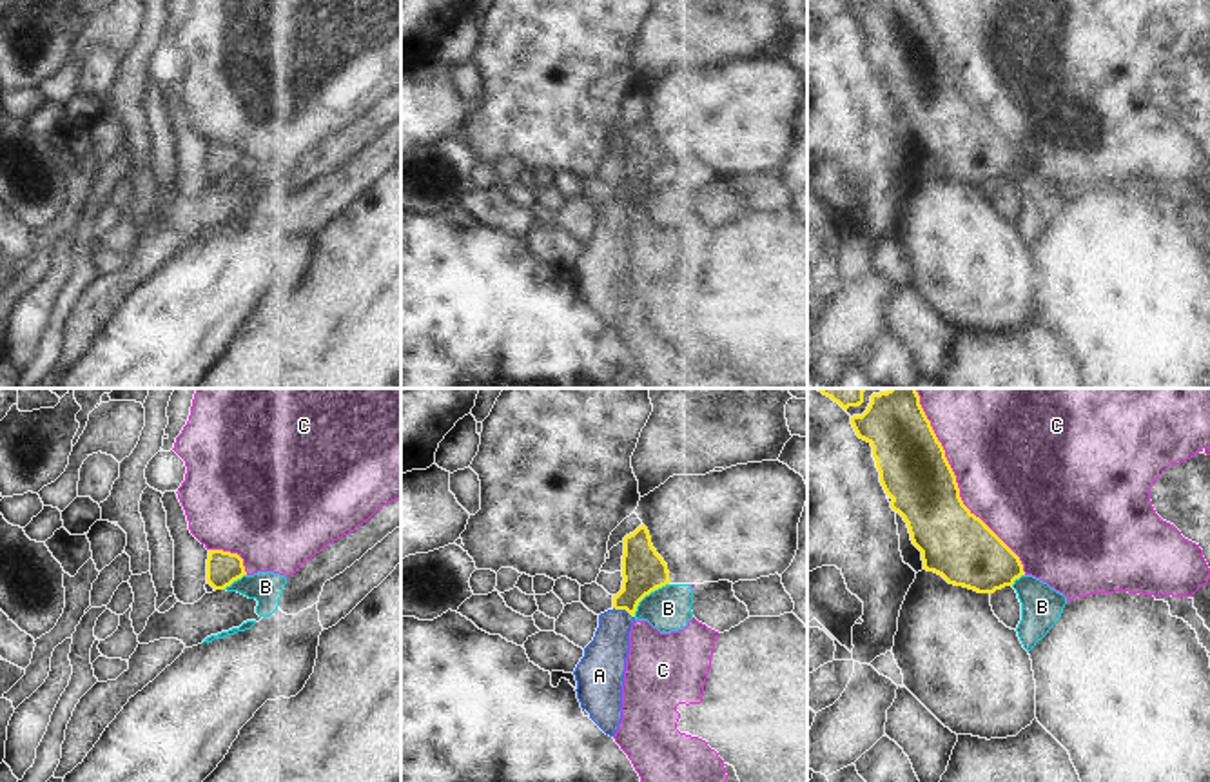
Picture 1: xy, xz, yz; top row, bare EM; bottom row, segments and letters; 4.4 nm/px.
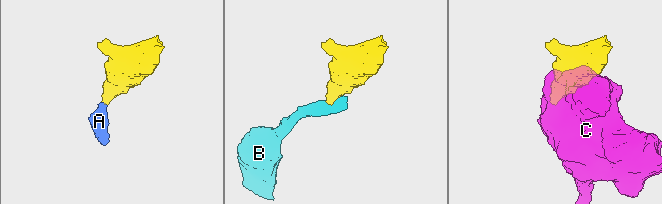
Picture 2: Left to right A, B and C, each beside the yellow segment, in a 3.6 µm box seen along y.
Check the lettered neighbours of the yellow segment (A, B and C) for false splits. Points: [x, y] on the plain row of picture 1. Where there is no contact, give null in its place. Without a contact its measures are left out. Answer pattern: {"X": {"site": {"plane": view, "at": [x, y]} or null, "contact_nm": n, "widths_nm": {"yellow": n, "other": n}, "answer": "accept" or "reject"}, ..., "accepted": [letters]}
{"A": {"site": {"plane": "xz", "at": [624, 202]}, "contact_nm": 110, "widths_nm": {"yellow": 190, "other": 190}, "answer": "accept"}, "B": {"site": {"plane": "xz", "at": [646, 187]}, "contact_nm": 220, "widths_nm": {"yellow": 190, "other": 200}, "answer": "reject"}, "C": {"site": {"plane": "yz", "at": [958, 84]}, "contact_nm": 900, "widths_nm": {"yellow": 300, "other": 500}, "answer": "reject"}, "accepted": ["A"]}

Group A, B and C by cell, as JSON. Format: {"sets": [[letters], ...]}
{"sets": [["A"], ["B"], ["C"]]}

